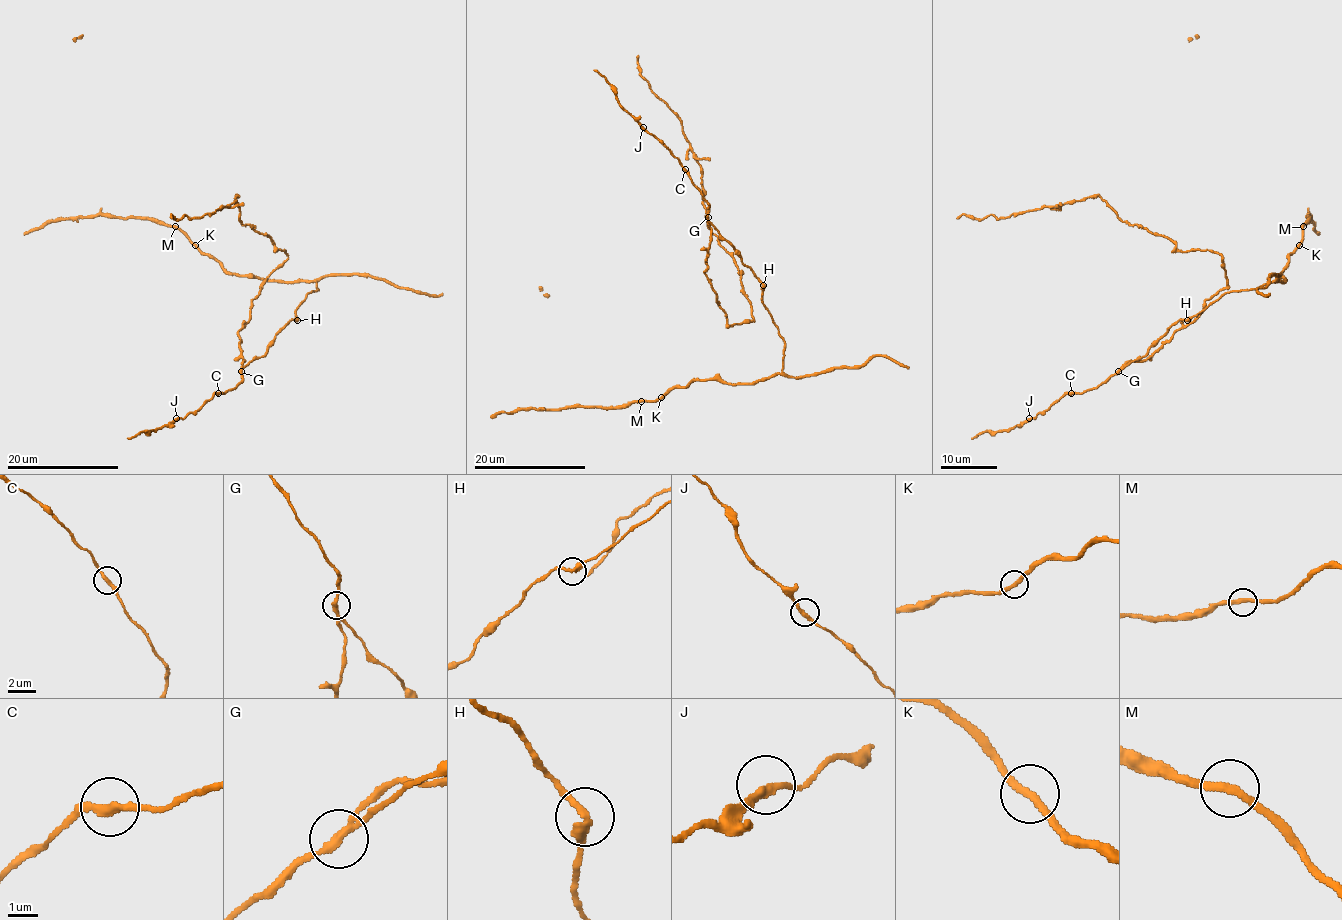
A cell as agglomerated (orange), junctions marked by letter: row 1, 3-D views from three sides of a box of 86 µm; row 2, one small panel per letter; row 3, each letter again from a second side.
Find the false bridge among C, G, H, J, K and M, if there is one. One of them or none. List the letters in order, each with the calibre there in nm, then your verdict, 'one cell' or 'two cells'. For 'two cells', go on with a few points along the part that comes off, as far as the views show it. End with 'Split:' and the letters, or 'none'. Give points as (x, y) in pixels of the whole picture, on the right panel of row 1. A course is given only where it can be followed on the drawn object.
C: calibre 280 nm; one cell
G: calibre 280 nm; two cells; course (1118, 372), (1148, 359), (1225, 288), (1222, 257), (1180, 252), (1123, 222), (1099, 196), (1005, 218), (956, 218)
H: calibre 320 nm; one cell
J: calibre 280 nm; one cell
K: calibre 280 nm; one cell
M: calibre 280 nm; one cell
Split: G

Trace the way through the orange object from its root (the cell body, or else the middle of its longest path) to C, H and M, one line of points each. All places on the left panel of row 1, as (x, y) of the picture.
C: (280, 330), (266, 352), (242, 369), (242, 379), (238, 384), (225, 393), (218, 393)
H: (280, 330), (291, 320), (297, 320)
M: (280, 330), (297, 319), (297, 307), (309, 292), (318, 289), (315, 282), (267, 281), (230, 274), (175, 226)

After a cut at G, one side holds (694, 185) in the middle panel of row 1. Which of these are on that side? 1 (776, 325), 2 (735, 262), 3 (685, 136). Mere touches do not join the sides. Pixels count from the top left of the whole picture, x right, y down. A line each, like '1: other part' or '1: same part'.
1: same part
2: other part
3: other part

